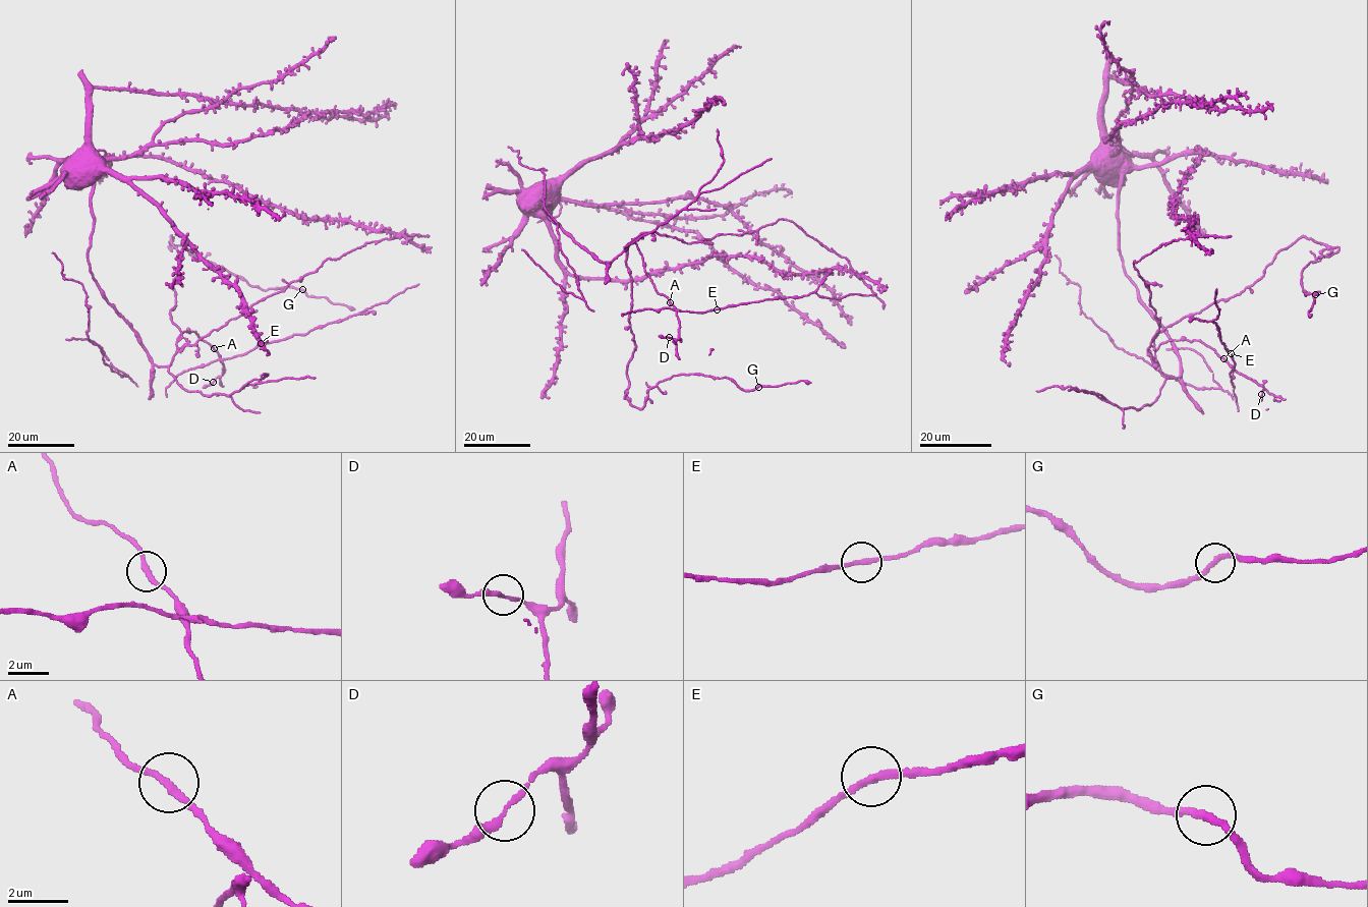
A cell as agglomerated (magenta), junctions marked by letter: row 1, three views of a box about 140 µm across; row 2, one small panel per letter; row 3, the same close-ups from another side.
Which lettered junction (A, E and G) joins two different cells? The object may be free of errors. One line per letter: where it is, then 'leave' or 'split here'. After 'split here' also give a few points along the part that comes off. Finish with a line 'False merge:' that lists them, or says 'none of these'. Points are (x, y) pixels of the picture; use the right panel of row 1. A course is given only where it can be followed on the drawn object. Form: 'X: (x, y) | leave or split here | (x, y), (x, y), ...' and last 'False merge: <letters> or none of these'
A: (1223, 358) | leave
E: (1231, 353) | leave
G: (1315, 294) | leave
False merge: none of these

